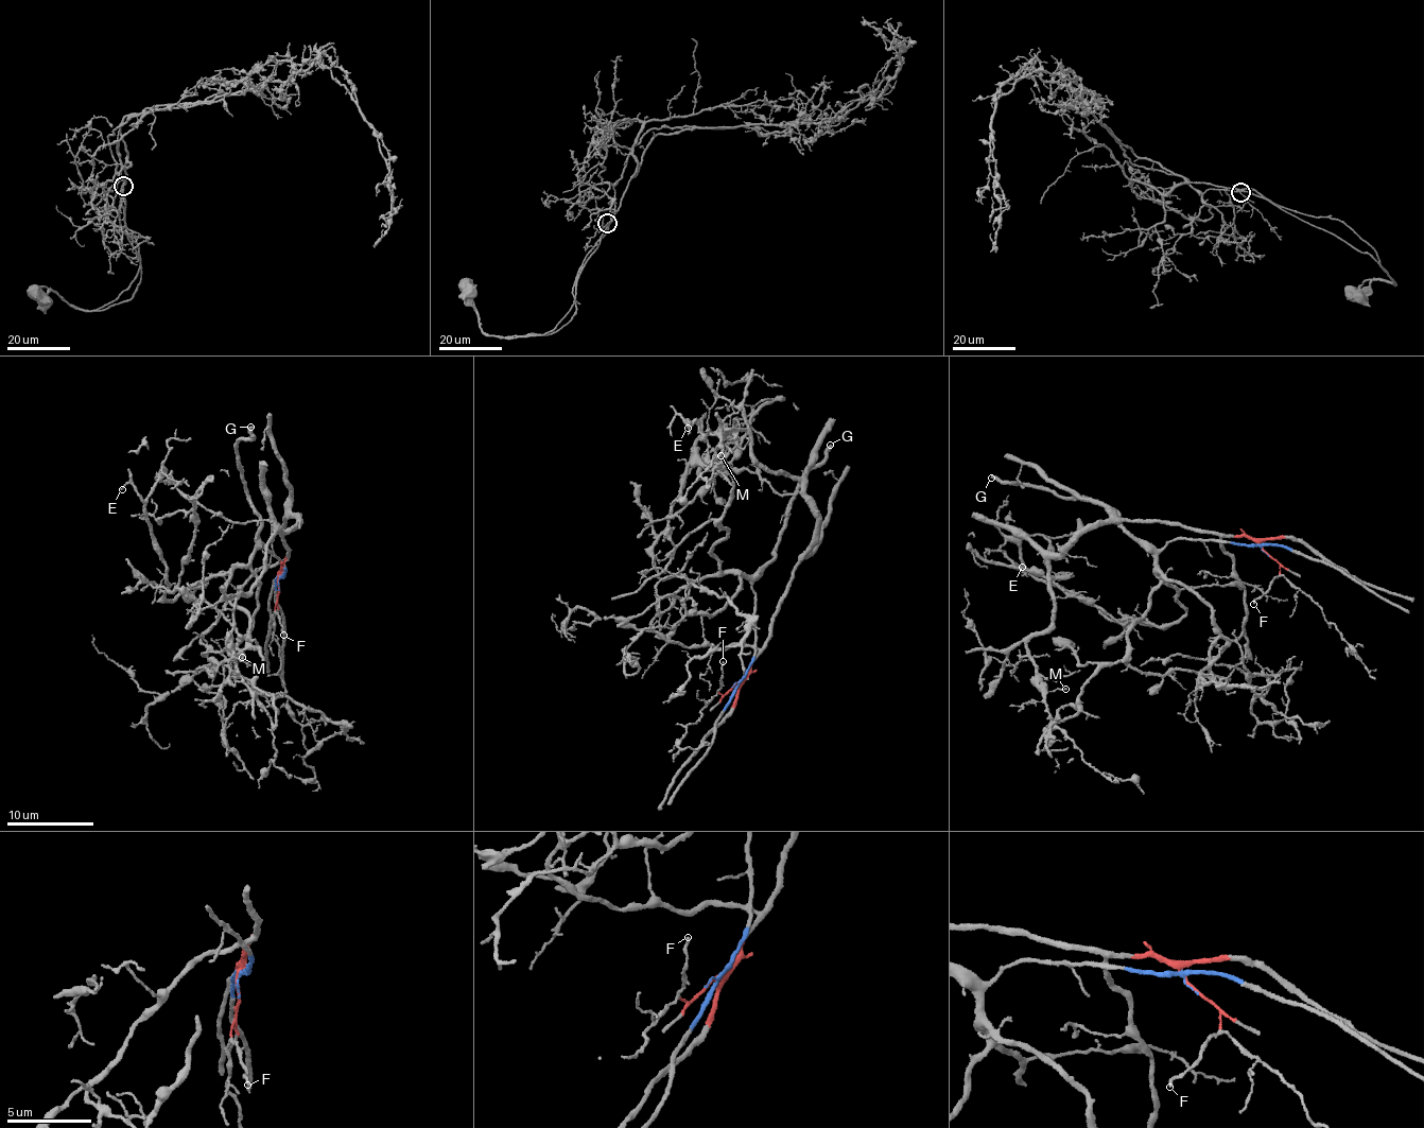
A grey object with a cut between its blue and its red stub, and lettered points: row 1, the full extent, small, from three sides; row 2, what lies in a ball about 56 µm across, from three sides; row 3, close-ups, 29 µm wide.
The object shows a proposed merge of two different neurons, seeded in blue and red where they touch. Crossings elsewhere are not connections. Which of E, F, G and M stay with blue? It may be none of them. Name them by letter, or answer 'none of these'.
E, G

